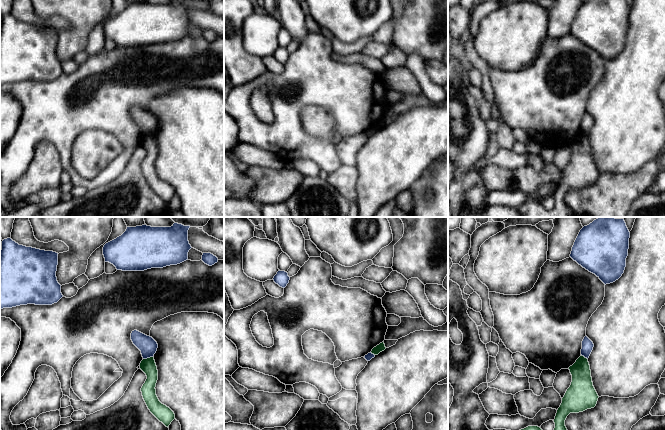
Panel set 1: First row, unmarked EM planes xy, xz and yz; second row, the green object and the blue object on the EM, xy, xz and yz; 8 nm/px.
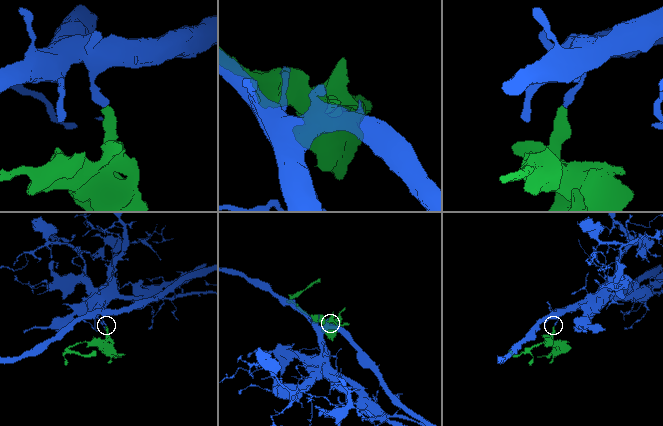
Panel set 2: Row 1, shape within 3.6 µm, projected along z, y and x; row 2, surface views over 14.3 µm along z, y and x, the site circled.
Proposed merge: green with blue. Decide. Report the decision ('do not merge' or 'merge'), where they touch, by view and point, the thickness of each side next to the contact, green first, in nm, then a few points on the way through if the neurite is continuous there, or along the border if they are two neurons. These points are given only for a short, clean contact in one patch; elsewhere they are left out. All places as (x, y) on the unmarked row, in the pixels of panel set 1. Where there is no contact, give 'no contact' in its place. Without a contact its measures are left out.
do not merge; contact xy (147, 134); calibres 120 and 150 nm; border xy (152, 132), (143, 135)

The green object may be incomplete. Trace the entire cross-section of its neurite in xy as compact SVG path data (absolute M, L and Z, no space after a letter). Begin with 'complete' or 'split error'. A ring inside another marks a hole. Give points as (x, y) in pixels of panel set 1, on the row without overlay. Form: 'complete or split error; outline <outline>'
complete; outline M154 133L143 135L140 145L146 150L147 155L141 164L143 175L150 188L166 203L169 203L175 195L174 188L162 180L156 171L156 159L158 156L158 146Z

